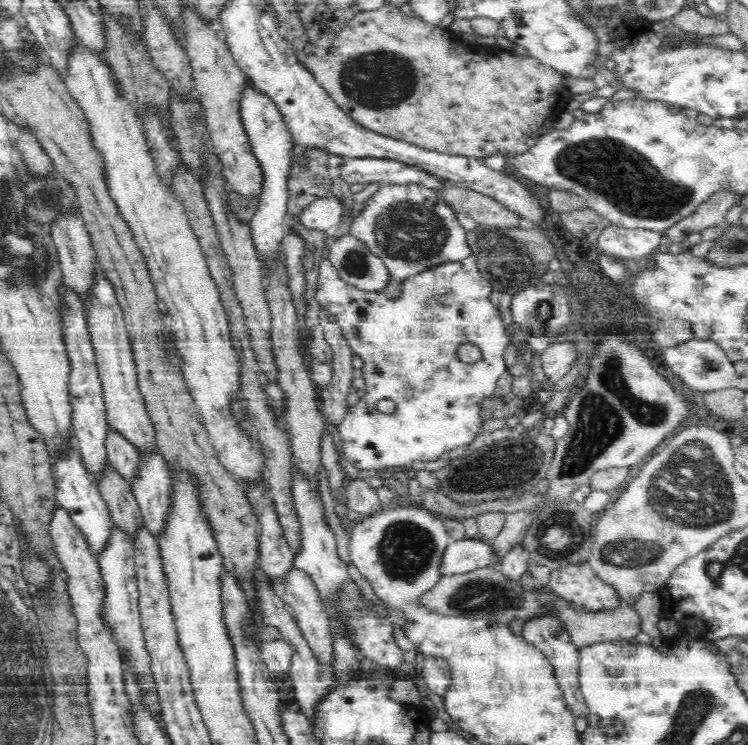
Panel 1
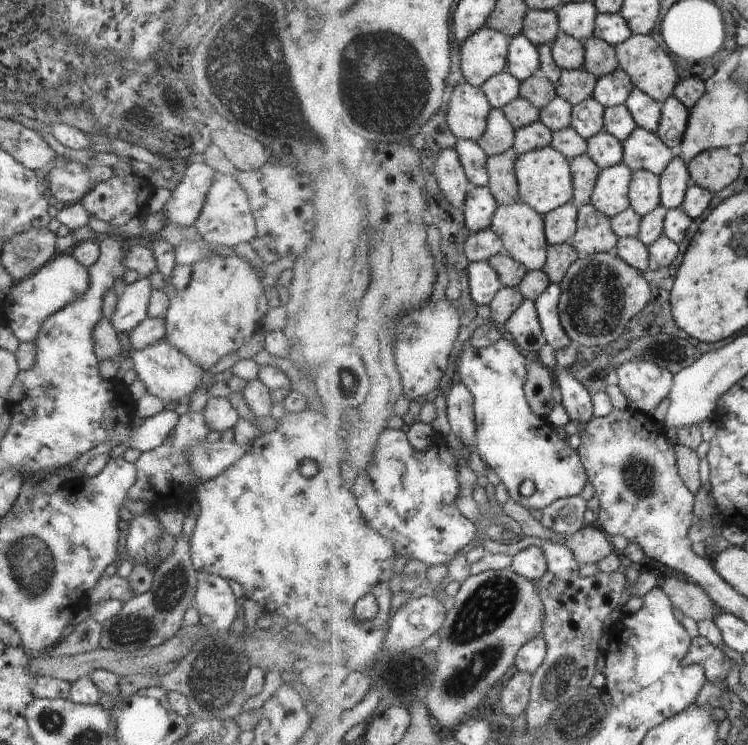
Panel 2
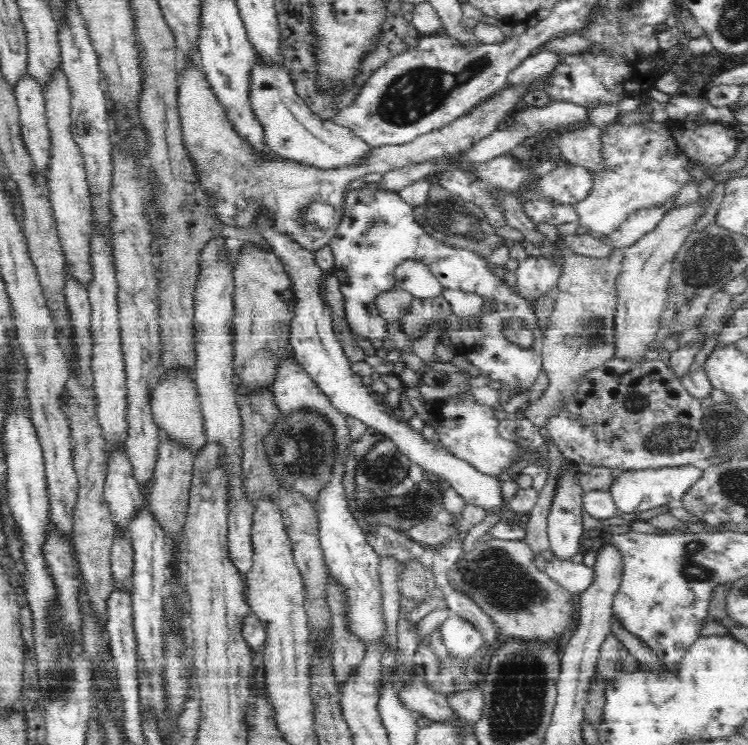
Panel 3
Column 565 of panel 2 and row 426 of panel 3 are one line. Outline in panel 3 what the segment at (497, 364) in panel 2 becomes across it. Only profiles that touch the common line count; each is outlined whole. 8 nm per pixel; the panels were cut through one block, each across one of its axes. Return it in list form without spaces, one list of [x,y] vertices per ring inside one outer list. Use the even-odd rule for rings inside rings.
[[[460,392],[458,396],[434,399],[431,403],[432,406],[428,408],[429,419],[436,418],[438,422],[442,422],[442,420],[456,422],[456,426],[452,426],[452,428],[450,426],[438,428],[438,437],[442,438],[438,444],[450,456],[467,462],[470,467],[478,470],[480,473],[494,477],[498,476],[504,471],[504,468],[508,468],[512,464],[512,452],[523,452],[523,448],[504,440],[499,435],[497,428],[501,421],[496,418],[497,409],[476,402],[472,392]]]

